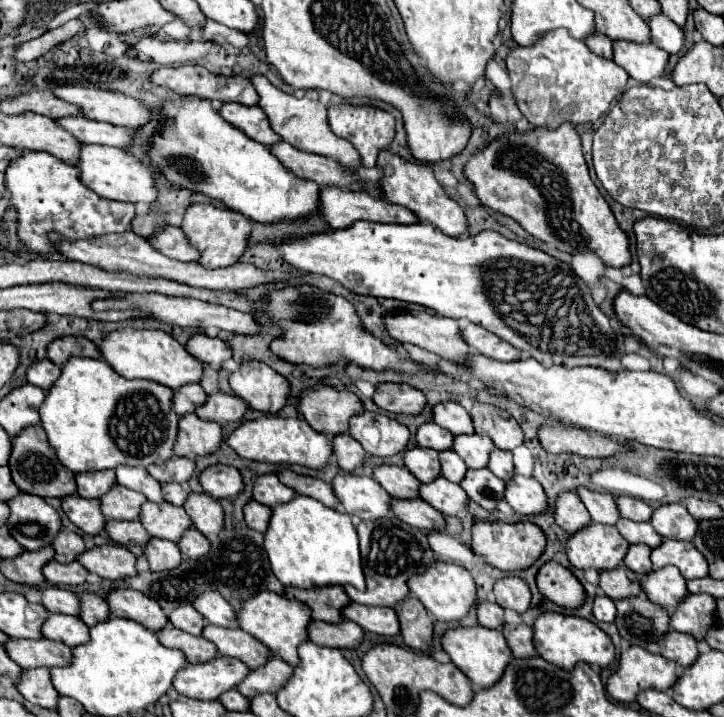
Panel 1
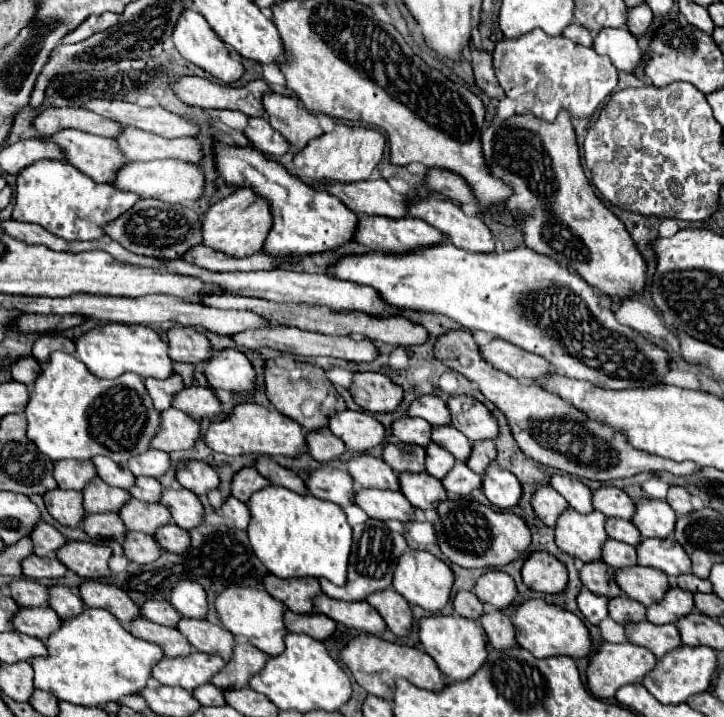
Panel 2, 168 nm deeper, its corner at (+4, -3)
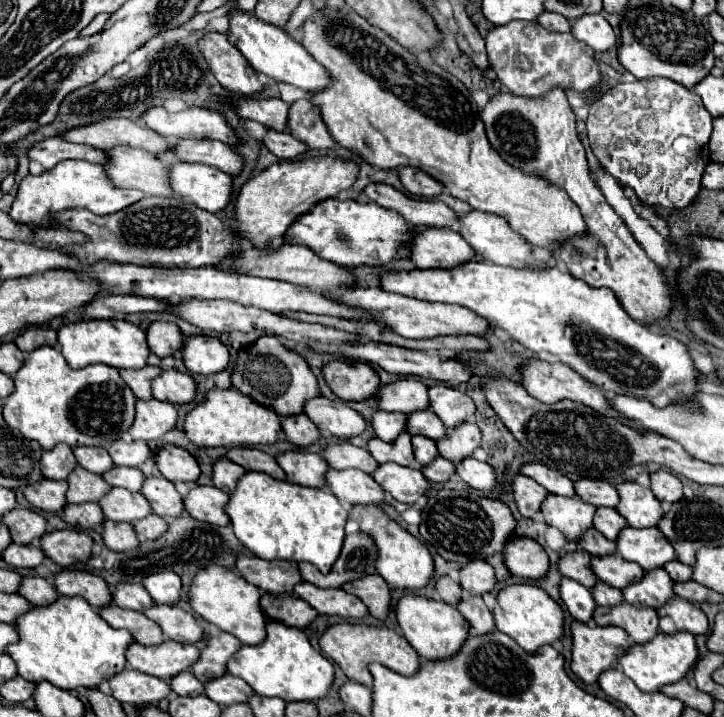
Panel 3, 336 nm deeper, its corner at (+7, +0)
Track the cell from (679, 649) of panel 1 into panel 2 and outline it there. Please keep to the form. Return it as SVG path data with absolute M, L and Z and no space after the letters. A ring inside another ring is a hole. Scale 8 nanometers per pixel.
M650 621L626 623L624 631L630 643L650 649L658 659L668 651L672 651L674 647L680 647L680 635L674 623L666 625L654 625Z

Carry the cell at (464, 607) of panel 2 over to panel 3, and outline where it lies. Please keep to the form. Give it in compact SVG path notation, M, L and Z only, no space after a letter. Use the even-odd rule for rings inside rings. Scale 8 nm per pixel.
M443 576L437 580L437 594L439 598L449 604L449 606L457 606L461 596L463 596L463 588L459 588L459 584L455 580L451 580L449 576Z

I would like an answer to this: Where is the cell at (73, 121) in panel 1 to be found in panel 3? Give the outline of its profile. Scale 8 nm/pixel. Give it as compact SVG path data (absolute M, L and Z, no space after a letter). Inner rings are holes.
M177 140L171 146L171 154L183 162L201 162L215 166L227 174L241 172L241 156L219 140Z

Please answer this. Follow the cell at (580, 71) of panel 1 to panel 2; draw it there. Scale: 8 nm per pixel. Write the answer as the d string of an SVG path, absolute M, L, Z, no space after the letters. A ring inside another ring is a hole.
M534 29L528 35L520 35L516 39L502 39L496 43L492 53L494 57L494 71L496 77L506 93L516 103L516 113L532 113L540 119L554 121L560 109L568 109L570 115L576 117L590 117L614 91L618 83L618 71L610 63L610 59L598 55L594 49L578 45L566 37L552 37L546 35L542 29Z

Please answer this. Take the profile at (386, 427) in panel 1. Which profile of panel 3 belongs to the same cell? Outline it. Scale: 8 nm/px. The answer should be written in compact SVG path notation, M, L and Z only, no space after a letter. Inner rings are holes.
M313 398L305 404L305 414L315 422L321 432L327 432L335 438L353 438L367 430L369 422L345 402L335 402L329 398Z

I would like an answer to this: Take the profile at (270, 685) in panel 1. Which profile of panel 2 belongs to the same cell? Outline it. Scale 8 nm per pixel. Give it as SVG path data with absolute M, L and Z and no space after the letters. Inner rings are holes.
M238 639L234 645L232 659L226 663L222 671L218 671L212 677L212 685L220 689L242 689L246 687L246 679L254 673L260 671L262 663L266 663L266 655L258 651L254 645L250 645L246 639Z

